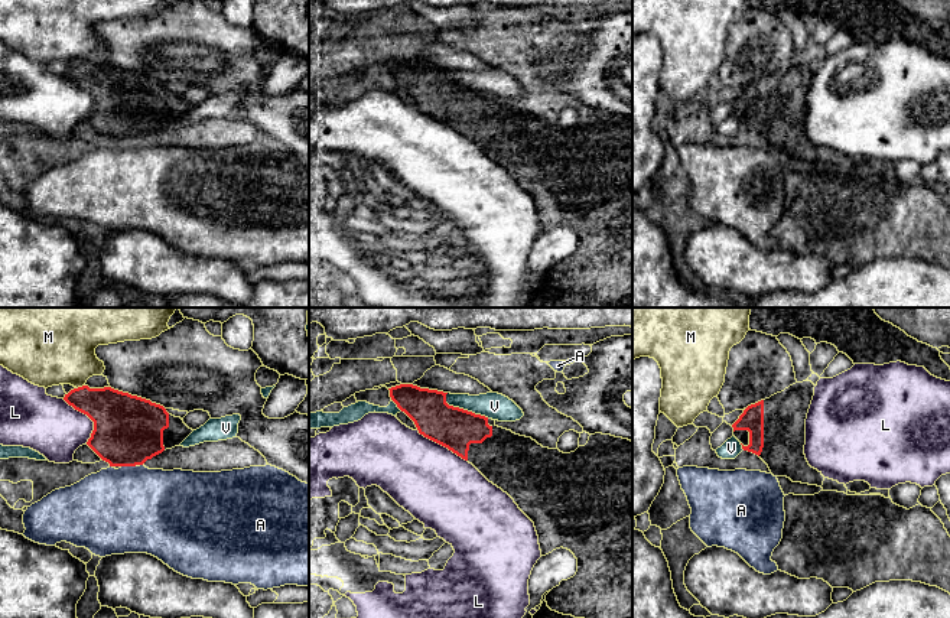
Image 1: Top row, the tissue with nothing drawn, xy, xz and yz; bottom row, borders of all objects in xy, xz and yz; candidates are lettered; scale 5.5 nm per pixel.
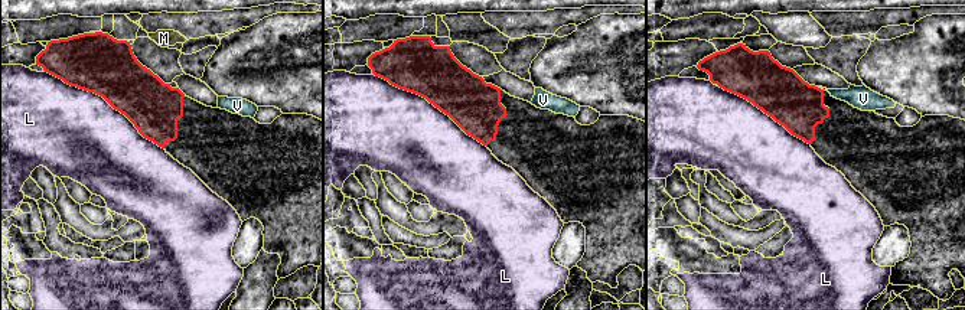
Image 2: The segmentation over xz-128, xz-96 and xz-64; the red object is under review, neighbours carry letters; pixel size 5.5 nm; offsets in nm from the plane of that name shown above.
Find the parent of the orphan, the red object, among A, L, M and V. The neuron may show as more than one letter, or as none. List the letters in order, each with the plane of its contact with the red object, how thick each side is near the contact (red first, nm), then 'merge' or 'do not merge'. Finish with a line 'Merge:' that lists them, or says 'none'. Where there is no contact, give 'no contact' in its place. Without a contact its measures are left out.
A: xy | 380/480 nm | do not merge
L: xy | 380/320 nm | do not merge
M: xy | 260/360 nm | do not merge
V: xz | 240/150 nm | do not merge
Merge: none

